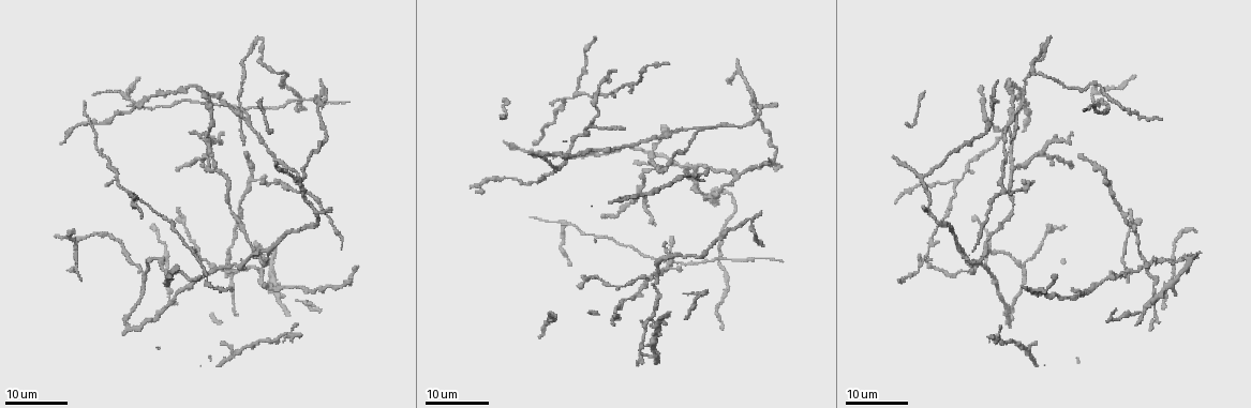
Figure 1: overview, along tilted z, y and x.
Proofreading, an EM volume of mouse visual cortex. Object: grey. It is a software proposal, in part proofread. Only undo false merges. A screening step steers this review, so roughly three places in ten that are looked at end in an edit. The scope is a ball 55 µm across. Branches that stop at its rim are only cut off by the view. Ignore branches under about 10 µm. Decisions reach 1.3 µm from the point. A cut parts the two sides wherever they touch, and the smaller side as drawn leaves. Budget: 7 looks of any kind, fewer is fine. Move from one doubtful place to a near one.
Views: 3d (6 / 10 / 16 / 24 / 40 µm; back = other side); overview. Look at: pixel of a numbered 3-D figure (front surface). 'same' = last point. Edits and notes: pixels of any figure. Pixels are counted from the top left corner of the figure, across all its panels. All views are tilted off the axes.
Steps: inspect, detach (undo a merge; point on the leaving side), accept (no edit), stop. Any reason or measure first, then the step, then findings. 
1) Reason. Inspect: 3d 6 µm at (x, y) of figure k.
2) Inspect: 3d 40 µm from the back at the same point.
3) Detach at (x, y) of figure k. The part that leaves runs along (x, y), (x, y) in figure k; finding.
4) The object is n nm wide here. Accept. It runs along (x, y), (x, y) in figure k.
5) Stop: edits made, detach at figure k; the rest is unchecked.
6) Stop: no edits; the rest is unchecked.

Two arms at a narrow angle. Inspect: 3d 16 µm at (1024, 266) of figure 1.

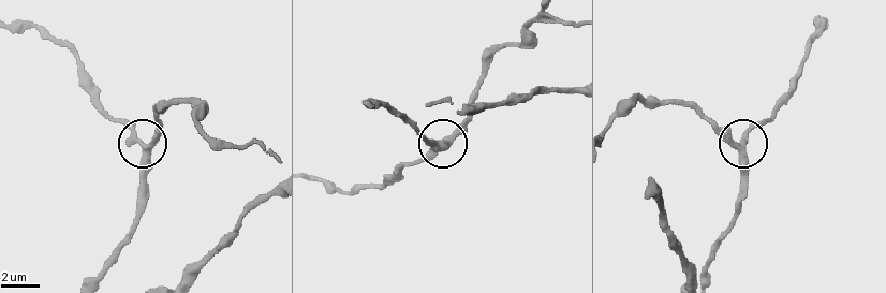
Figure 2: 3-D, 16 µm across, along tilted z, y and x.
Closer look. Inspect: 3d 6 µm at (447, 138) of figure 2.

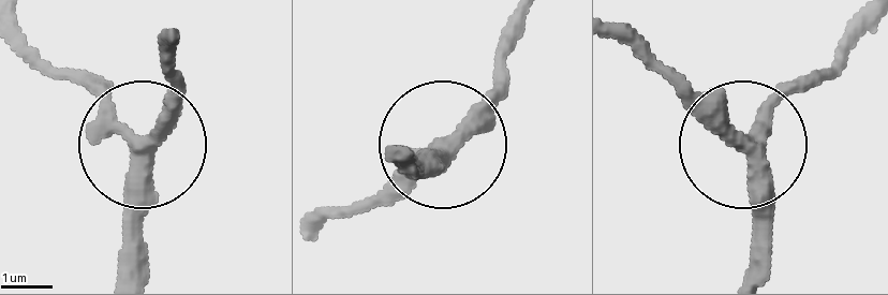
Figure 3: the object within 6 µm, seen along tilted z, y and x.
The object is 320 nm wide here. Accept. It runs along (127, 268), (131, 145), (68, 76) in figure 3; all the same neuron.

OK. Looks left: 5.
Inspect: 3d 24 µm at (615, 306) of figure 1.

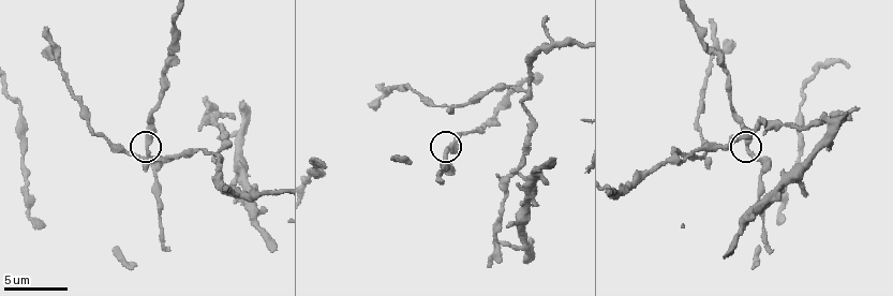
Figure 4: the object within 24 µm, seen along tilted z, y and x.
Inspect: 3d 6 µm at (447, 149) of figure 4.

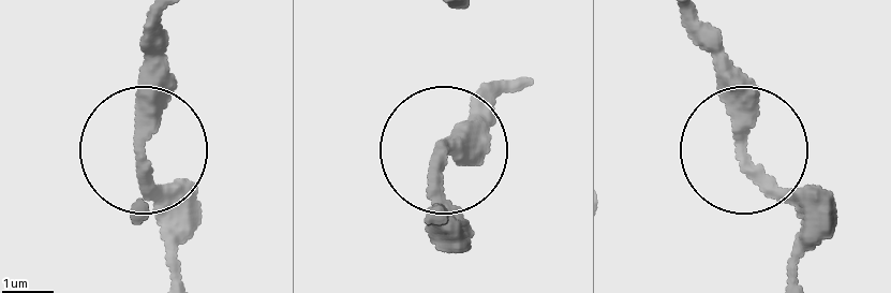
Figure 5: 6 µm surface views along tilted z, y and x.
The side arm is 38 µm long. Accept. It runs along (688, 20), (734, 135), (823, 235) in figure 5; continuous, no second neuron.

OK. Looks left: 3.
Branch point. Inspect: 3d 10 µm at (529, 86) of figure 4.

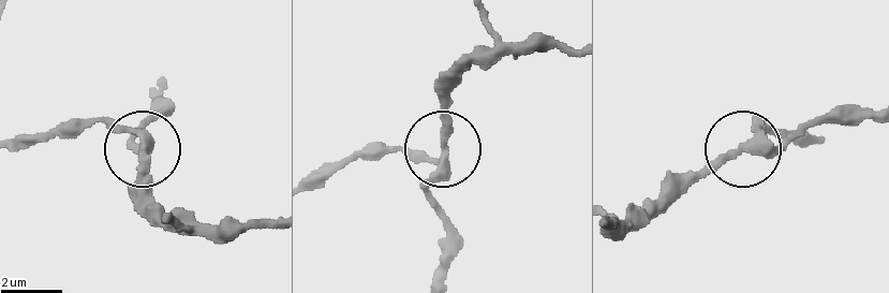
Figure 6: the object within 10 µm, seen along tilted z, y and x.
The object is 270 nm wide here. Accept. All the same neuron.

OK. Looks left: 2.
Two arms in line, one across. Inspect: 3d 16 µm at (266, 251) of figure 1.

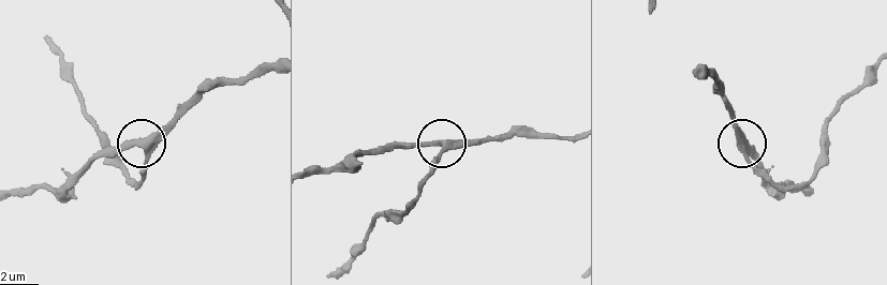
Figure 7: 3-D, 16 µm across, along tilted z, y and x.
Inspect: 3d 10 µm at (436, 145) of figure 7.

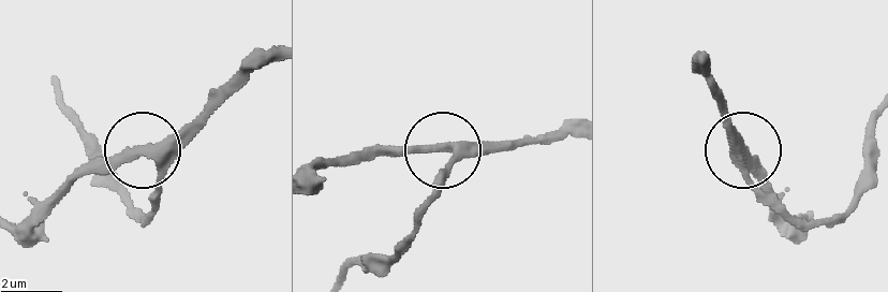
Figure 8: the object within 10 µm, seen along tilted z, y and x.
The side arm is 45 µm long; 3 arms meet here. Accept. One neuron here.

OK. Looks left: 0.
Stop: no edits; the rest is unchecked.

